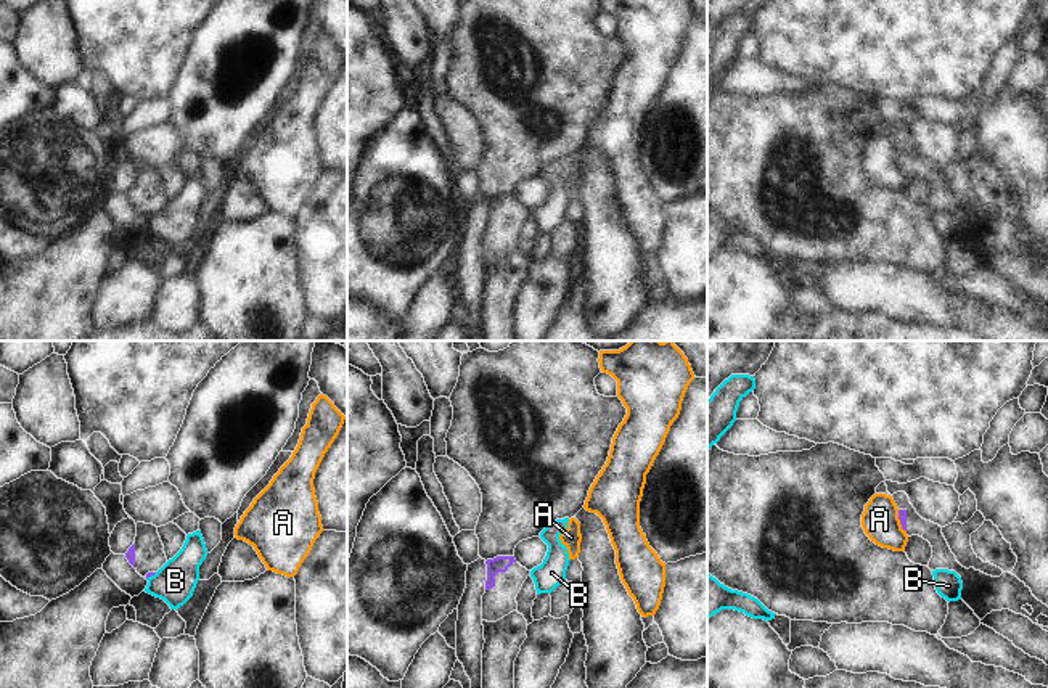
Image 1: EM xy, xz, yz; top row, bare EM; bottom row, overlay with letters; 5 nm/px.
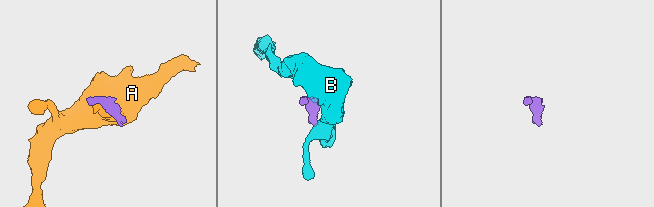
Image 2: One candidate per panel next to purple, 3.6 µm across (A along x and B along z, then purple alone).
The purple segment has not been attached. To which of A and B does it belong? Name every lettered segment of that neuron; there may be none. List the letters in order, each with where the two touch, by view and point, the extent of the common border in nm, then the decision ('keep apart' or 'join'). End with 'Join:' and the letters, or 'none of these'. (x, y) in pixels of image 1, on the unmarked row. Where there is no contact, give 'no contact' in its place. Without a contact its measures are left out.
A: meets purple in yz at (900, 161); contact 120 nm long; keep apart
B: meets purple in xy at (151, 214); contact 70 nm long; keep apart
Join: none of these

